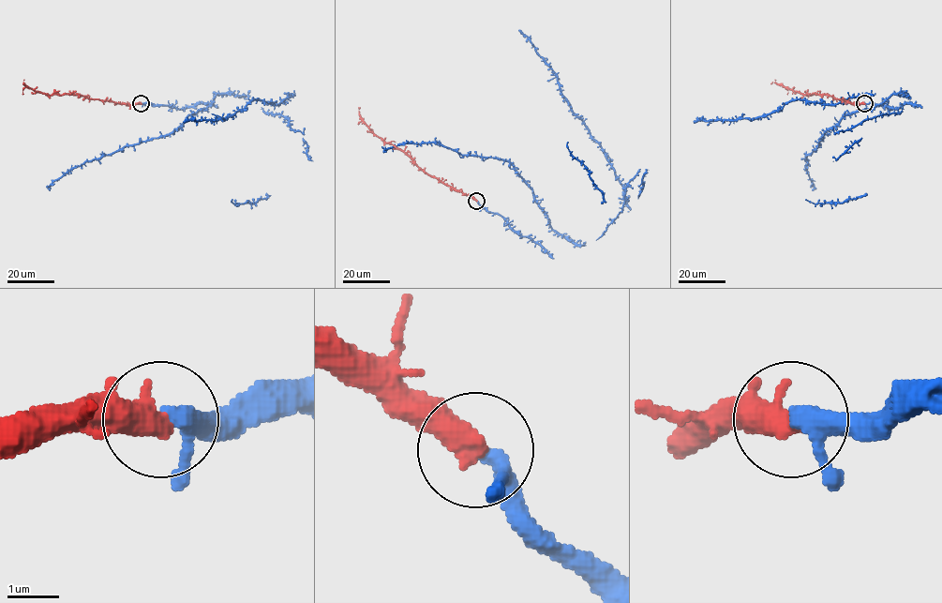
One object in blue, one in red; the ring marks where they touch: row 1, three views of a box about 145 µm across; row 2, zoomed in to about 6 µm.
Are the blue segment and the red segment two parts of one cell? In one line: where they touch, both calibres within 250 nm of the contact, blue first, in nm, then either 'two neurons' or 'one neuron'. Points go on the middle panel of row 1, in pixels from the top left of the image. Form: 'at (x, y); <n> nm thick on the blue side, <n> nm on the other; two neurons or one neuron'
at (476, 201); 280 nm thick on the blue side, 550 nm on the other; one neuron

